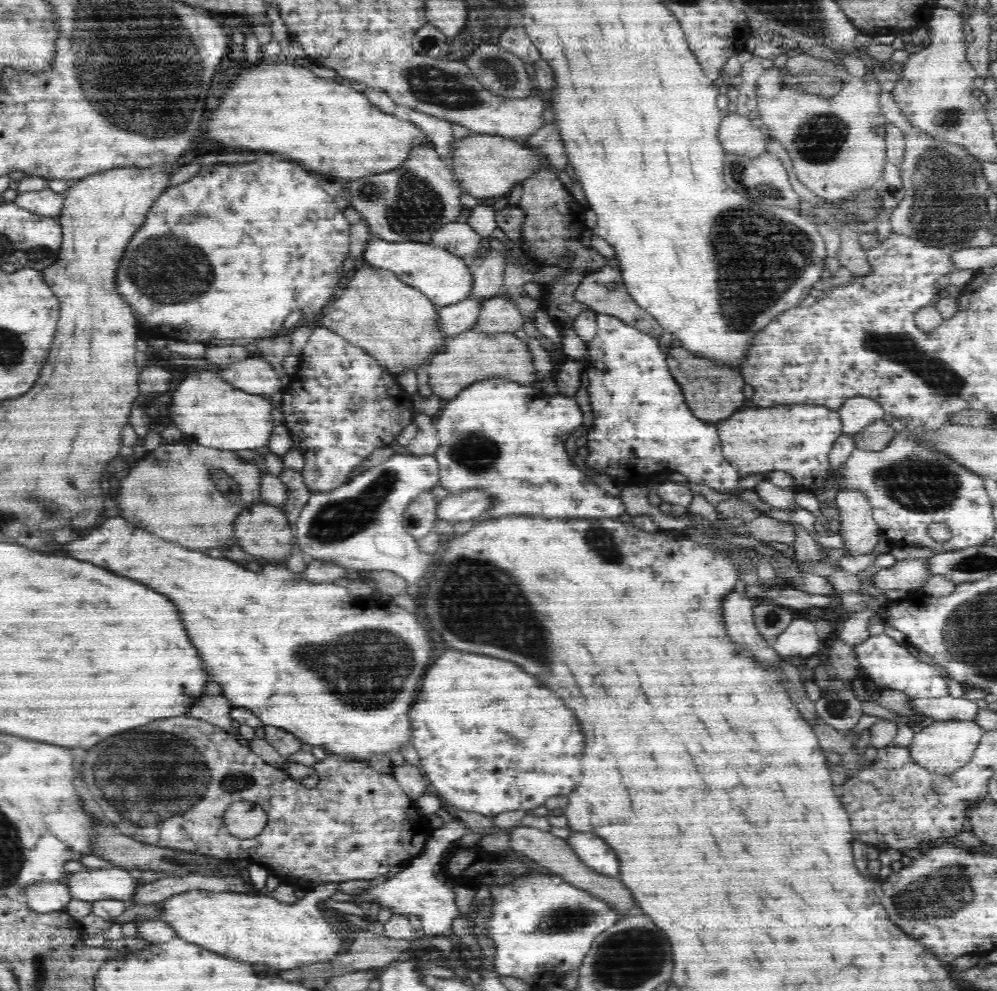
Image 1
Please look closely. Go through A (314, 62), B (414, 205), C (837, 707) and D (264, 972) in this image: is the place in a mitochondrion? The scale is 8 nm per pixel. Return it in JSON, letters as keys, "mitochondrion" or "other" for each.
{"A":"other","B":"mitochondrion","C":"mitochondrion","D":"other"}

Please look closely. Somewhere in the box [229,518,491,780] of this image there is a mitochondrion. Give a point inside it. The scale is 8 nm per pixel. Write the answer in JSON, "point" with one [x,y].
{"point":[364,676]}

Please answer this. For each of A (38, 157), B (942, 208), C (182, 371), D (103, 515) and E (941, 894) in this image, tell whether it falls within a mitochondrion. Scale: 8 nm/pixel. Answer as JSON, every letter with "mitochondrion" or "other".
{"A":"other","B":"mitochondrion","C":"other","D":"other","E":"mitochondrion"}

